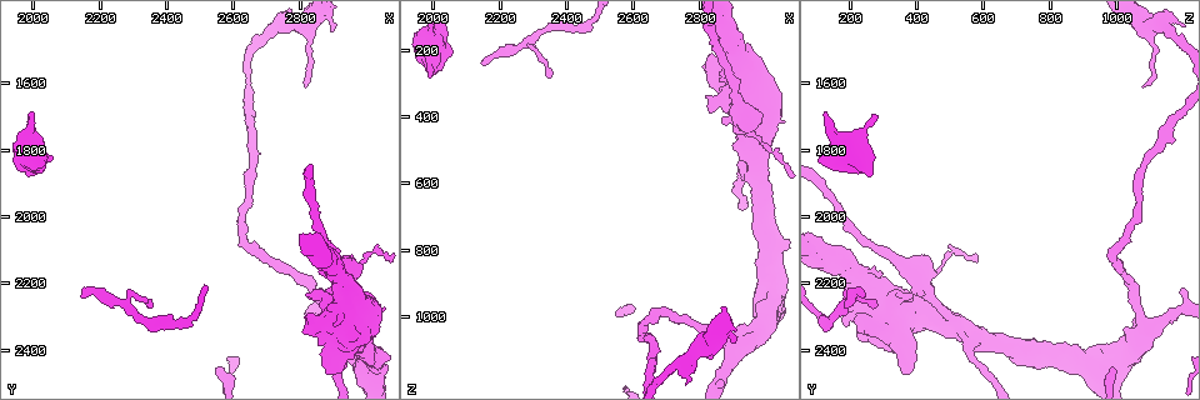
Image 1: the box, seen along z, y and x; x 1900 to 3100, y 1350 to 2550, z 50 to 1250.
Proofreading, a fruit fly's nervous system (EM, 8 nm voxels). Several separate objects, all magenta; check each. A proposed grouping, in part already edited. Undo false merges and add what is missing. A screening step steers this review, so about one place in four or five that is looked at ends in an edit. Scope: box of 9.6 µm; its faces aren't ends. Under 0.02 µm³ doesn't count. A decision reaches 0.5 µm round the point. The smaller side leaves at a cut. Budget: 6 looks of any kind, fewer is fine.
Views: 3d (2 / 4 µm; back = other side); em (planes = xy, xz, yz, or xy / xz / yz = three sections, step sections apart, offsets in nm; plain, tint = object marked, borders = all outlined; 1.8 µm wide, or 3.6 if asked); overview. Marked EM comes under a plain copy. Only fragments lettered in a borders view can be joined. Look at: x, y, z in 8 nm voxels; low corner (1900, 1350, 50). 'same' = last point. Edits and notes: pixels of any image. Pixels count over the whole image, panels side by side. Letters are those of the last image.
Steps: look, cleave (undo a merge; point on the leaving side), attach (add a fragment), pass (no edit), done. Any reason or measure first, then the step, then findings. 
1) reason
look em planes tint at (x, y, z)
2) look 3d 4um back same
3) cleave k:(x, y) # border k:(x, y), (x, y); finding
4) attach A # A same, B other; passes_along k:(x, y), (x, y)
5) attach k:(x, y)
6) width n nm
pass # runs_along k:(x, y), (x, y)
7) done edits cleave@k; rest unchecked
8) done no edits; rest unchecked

sudden change in width
look em xy step 16 tint at (2420, 2320, 140)

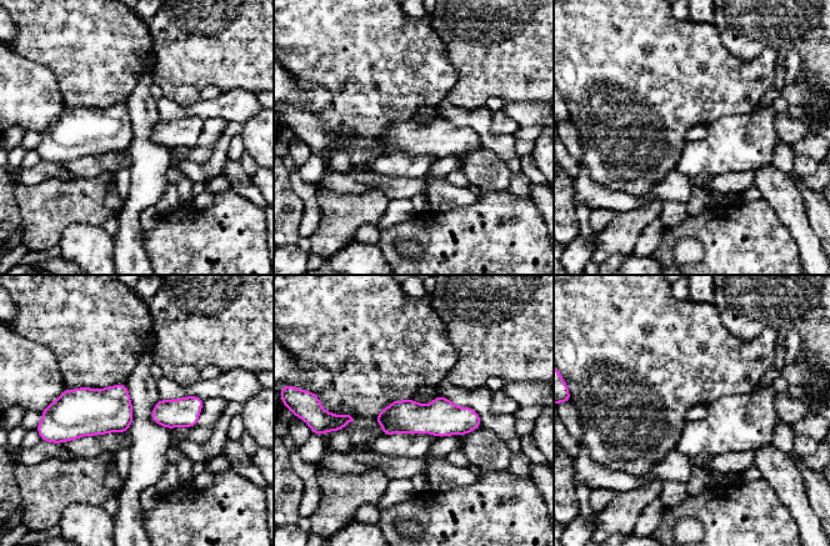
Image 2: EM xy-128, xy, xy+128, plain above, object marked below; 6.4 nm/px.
cut it another way
look em xz step 8 borders same

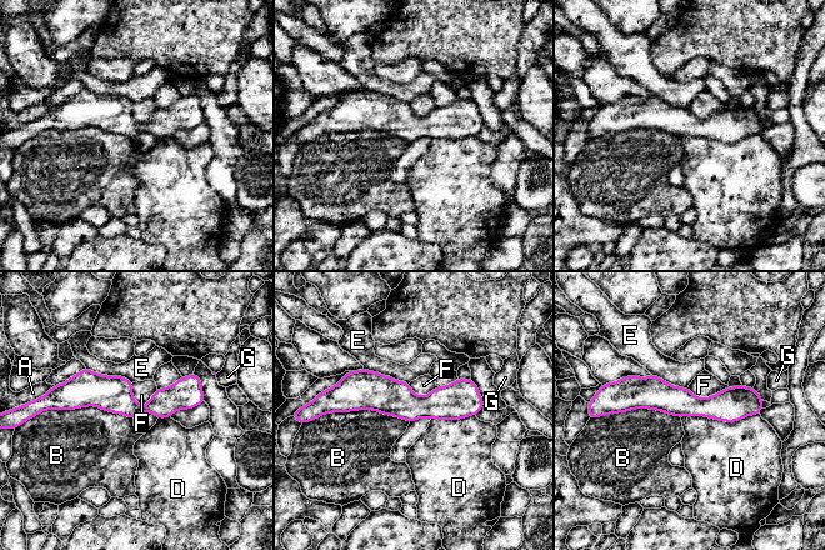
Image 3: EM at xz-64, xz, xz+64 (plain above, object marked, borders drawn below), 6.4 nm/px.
width 190 nm
pass # A other, B other, D other, E other, F other, G other; runs_along 3:(480, 403), (348, 400), (339, 405); one cell here

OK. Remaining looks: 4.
free end
look em planes borders at (1980, 1700, 270)

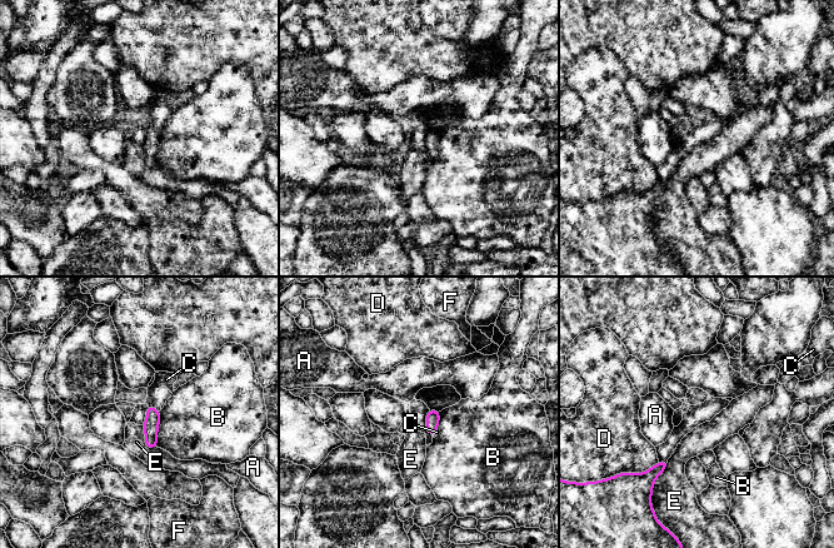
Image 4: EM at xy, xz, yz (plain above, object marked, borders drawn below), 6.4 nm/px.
attach C # A other, B other, C same, D other, E other, F other; it goes on there

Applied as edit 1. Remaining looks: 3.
redraw
look overview

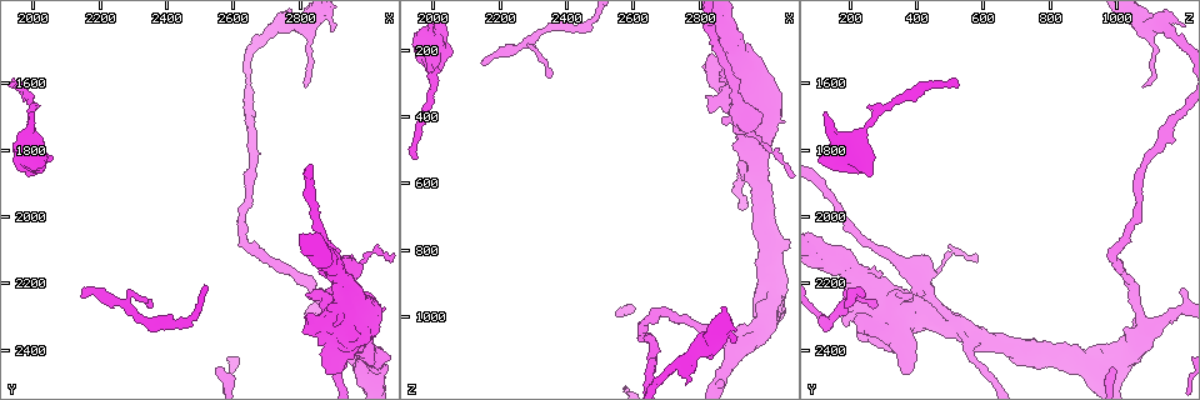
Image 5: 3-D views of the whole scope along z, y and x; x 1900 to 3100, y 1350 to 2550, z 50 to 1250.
free end
look em xy step 8 borders at (2140, 2250, 240)

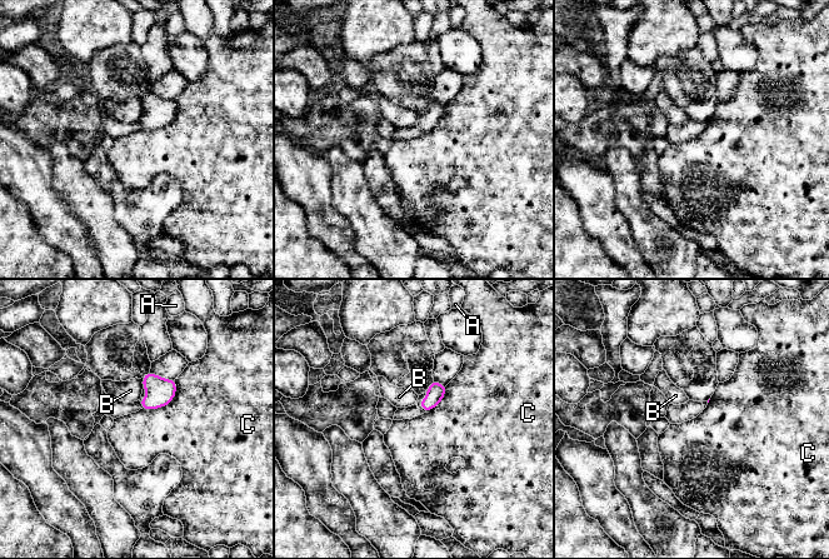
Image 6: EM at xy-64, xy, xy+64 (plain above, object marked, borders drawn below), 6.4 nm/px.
look em planes borders same

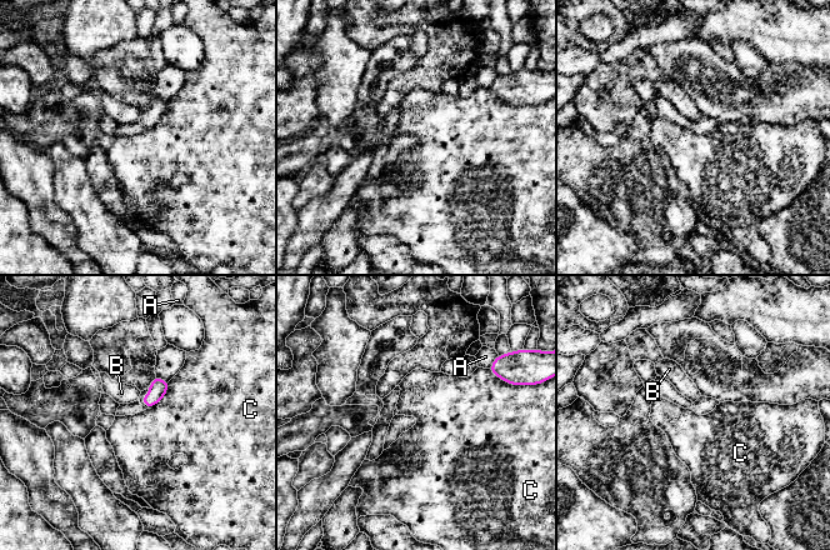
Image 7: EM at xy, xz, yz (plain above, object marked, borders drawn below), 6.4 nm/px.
pass # A other, B other, C other; border 7:(169, 381), (166, 393), (148, 409); no lettered fragment goes on from it

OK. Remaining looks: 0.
done edits attach@4; rest unchecked

